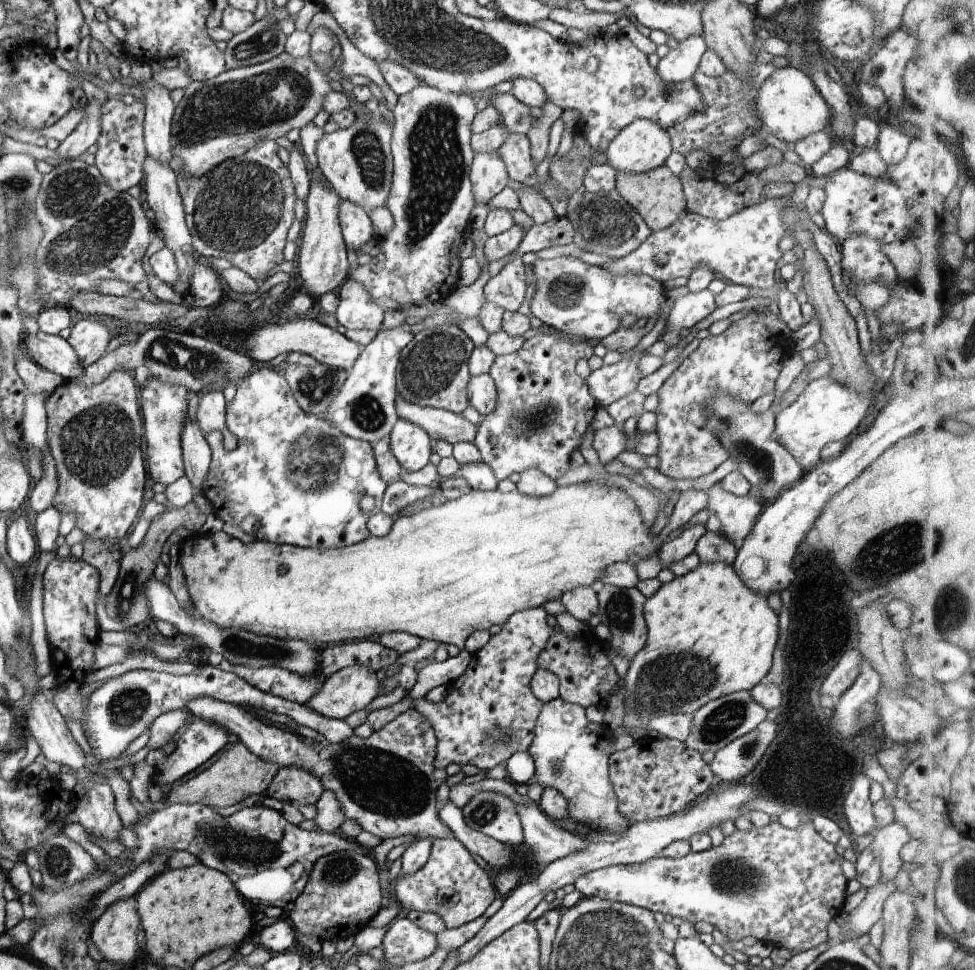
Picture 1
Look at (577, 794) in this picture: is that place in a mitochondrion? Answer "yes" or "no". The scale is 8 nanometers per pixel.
no

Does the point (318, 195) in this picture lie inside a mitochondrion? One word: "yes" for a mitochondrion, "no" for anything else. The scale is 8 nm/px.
no

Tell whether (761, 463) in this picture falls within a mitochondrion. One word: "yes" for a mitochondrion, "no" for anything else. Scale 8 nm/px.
yes

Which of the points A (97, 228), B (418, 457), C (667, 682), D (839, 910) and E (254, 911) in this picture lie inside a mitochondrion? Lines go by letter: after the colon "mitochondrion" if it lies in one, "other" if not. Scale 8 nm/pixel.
A: mitochondrion
B: other
C: mitochondrion
D: other
E: other

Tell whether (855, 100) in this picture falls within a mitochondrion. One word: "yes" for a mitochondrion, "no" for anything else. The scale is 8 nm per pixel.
no

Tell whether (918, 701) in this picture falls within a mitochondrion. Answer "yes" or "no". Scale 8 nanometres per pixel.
no

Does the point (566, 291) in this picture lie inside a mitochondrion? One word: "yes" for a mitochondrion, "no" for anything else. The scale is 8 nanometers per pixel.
yes

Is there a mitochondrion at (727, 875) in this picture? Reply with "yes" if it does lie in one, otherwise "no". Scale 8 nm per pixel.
yes

